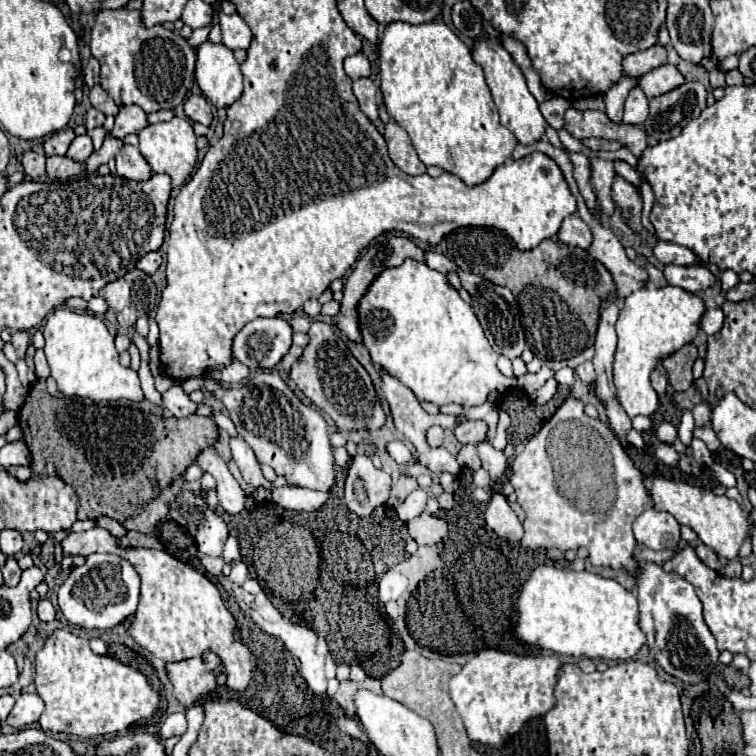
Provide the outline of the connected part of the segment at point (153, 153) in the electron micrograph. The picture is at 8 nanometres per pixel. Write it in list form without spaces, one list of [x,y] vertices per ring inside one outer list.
[[[177,115],[171,121],[147,125],[139,133],[139,151],[151,165],[153,173],[167,173],[173,179],[173,187],[181,187],[189,179],[189,175],[197,163],[193,125],[185,117],[177,117]]]

